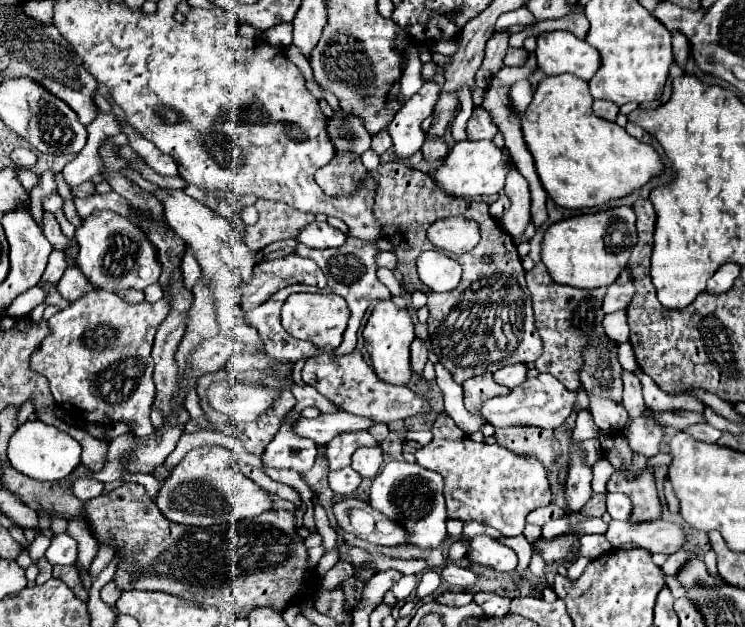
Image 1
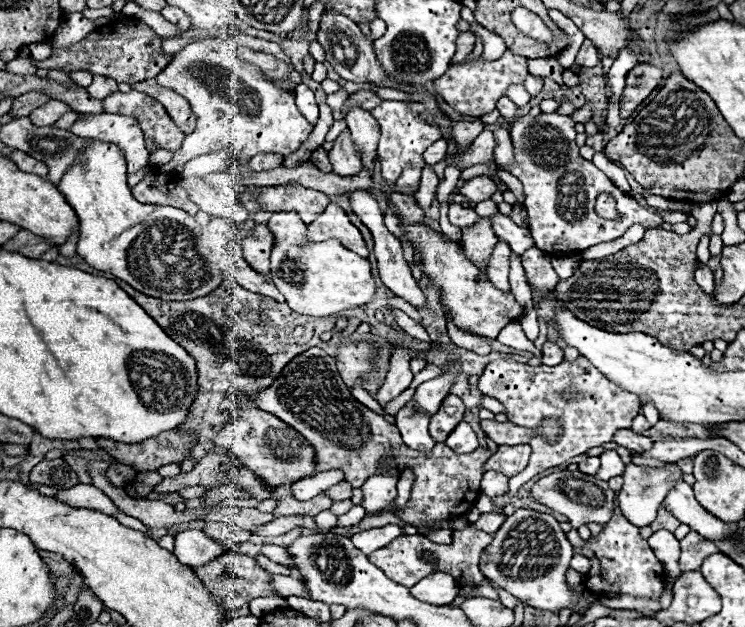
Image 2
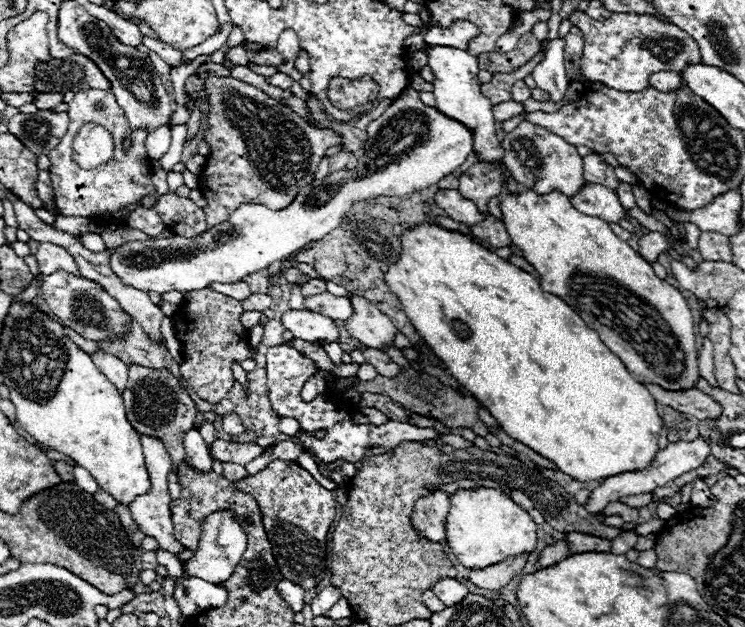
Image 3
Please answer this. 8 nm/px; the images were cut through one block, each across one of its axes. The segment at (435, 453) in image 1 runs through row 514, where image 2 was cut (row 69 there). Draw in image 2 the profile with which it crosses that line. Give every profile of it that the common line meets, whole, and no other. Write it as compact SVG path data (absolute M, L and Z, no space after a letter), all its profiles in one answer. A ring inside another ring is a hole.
M506 50L504 56L500 60L494 60L494 62L476 60L476 62L456 64L456 66L450 66L444 76L434 80L434 92L438 96L442 96L456 112L480 118L480 116L484 116L484 114L494 110L498 98L504 96L508 86L522 84L526 80L526 76L528 76L526 62L528 62L526 58L516 56L510 50Z

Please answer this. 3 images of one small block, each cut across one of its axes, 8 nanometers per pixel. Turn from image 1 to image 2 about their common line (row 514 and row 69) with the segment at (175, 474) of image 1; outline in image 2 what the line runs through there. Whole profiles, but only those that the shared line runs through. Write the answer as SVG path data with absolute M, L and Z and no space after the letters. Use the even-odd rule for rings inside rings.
M222 38L188 44L184 50L174 54L174 60L156 76L156 80L164 88L172 88L184 96L198 118L196 130L184 138L182 148L174 152L168 164L158 166L160 172L178 174L194 156L228 150L230 156L234 156L234 164L238 164L238 172L248 174L252 172L248 164L256 154L272 152L286 160L314 130L296 108L294 96L268 82L252 64L242 64L240 58L236 60L232 44Z

